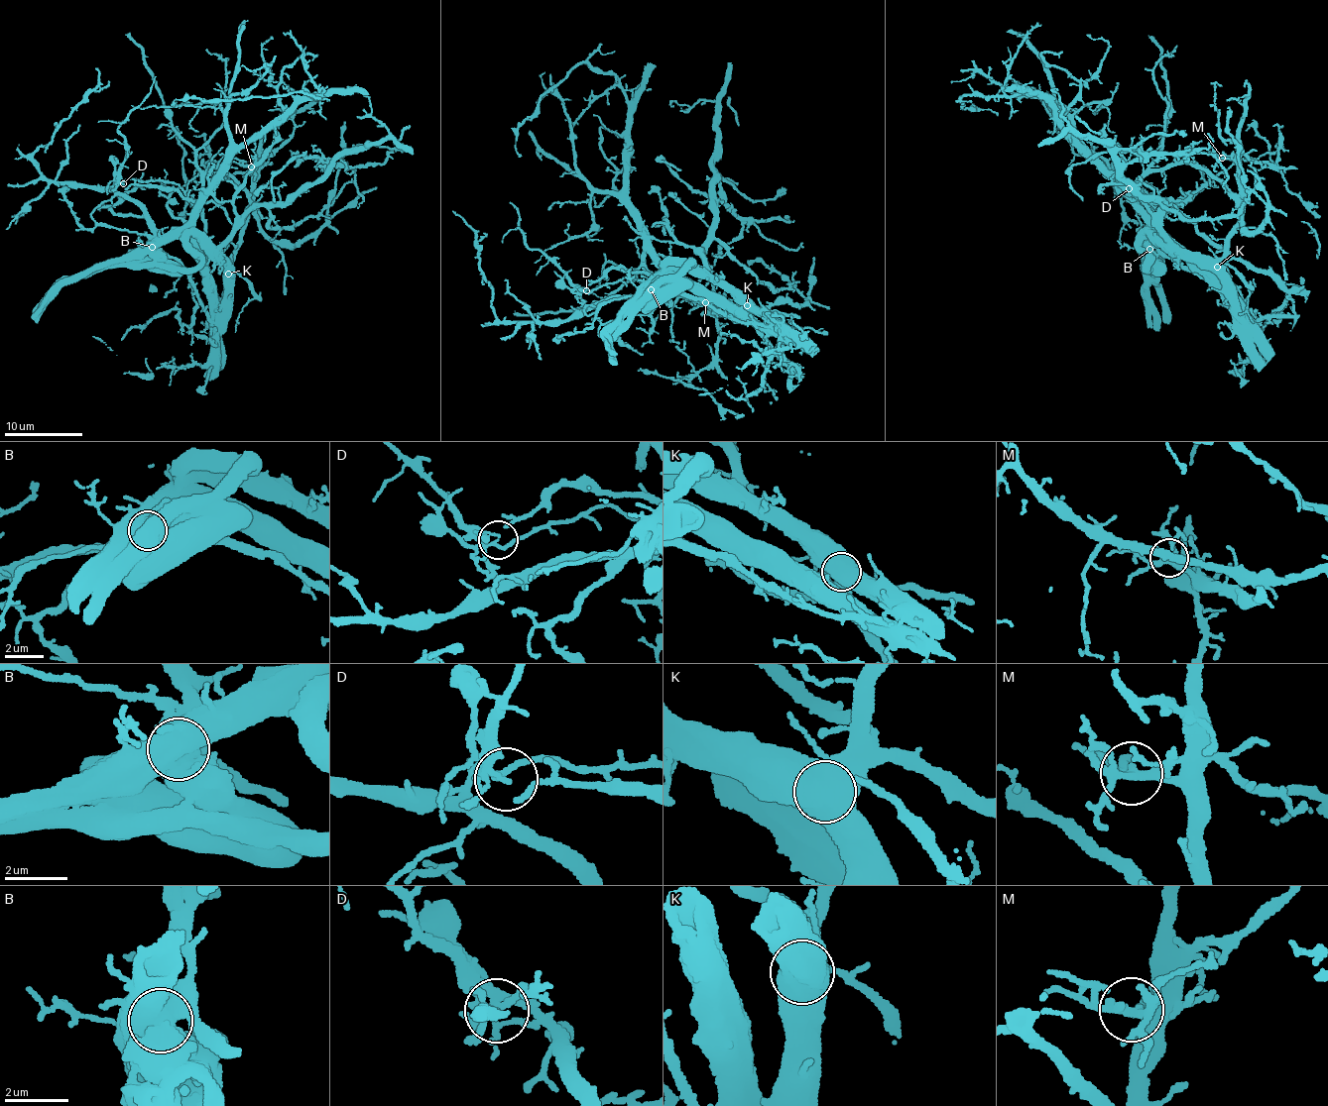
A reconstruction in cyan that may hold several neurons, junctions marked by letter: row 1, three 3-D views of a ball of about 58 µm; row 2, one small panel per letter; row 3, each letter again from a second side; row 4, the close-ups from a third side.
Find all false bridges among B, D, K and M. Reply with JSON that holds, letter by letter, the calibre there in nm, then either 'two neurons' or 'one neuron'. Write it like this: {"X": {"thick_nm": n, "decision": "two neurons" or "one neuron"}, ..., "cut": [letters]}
{"B": {"thick_nm": 900, "decision": "two neurons"}, "D": {"thick_nm": 160, "decision": "two neurons"}, "K": {"thick_nm": 1000, "decision": "one neuron"}, "M": {"thick_nm": 240, "decision": "one neuron"}, "cut": ["B", "D"]}

